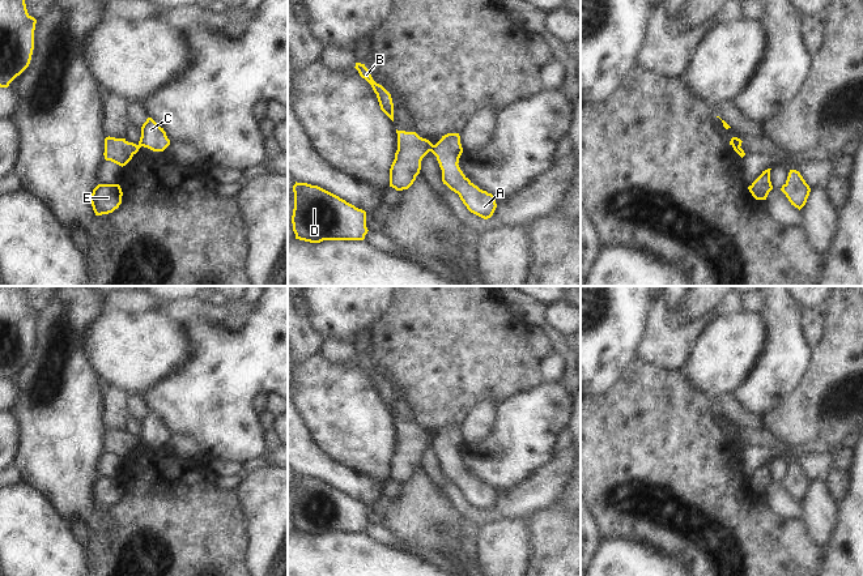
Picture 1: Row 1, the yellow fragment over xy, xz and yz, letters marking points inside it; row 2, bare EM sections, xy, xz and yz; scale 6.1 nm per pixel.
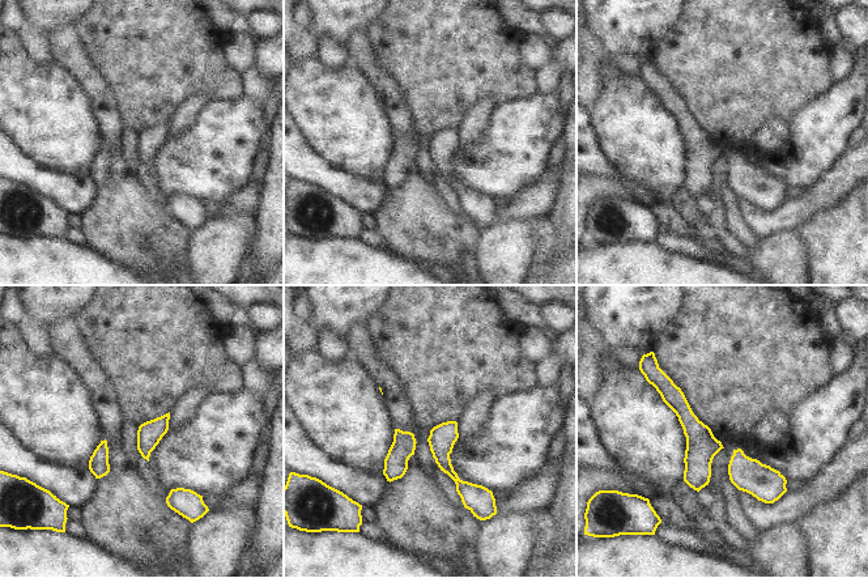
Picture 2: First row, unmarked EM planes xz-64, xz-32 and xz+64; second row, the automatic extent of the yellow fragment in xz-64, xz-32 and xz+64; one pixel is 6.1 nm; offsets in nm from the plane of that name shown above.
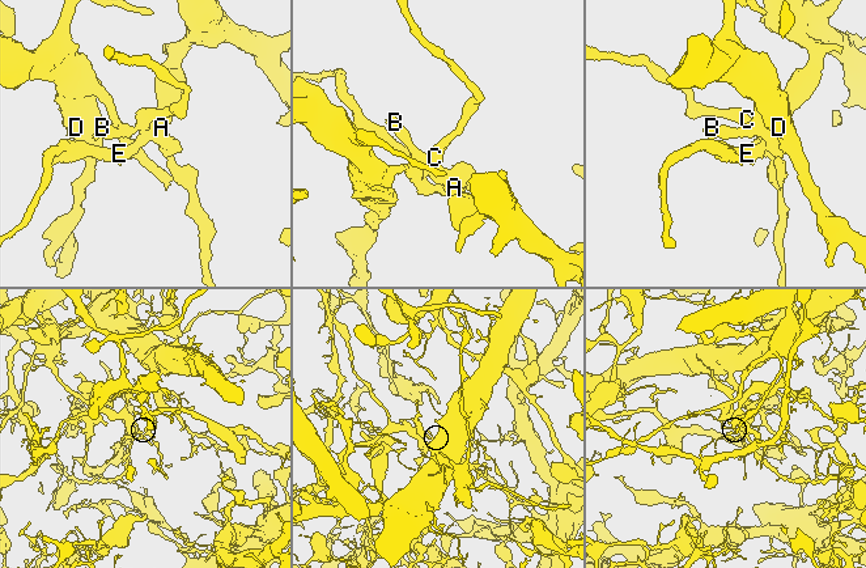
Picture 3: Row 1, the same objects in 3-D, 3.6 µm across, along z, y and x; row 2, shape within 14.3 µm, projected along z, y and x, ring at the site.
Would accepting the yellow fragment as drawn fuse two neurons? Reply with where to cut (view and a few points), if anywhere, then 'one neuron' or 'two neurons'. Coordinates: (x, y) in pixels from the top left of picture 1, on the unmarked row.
cut in xz along (433, 438), (432, 444); two neurons

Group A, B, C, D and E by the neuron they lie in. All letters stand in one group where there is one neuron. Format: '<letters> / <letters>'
A C E / B D

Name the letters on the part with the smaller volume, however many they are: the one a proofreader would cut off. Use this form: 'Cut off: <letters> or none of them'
Cut off: B, D

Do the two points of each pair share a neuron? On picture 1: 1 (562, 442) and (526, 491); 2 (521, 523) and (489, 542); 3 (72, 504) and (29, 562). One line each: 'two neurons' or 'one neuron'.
1: two neurons
2: one neuron
3: two neurons

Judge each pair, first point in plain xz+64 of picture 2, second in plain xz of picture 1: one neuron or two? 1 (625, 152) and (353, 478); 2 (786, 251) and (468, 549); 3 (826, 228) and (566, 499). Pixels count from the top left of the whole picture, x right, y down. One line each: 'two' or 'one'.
1: two
2: two
3: two

